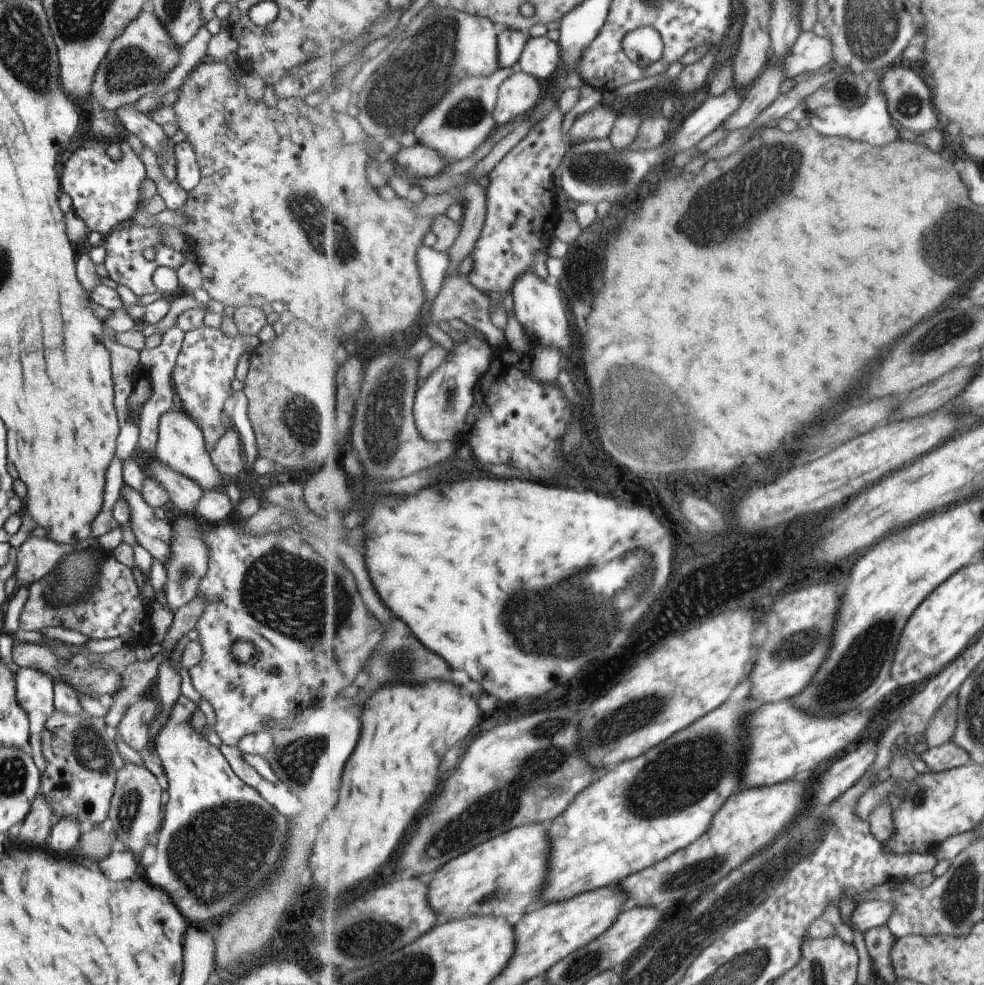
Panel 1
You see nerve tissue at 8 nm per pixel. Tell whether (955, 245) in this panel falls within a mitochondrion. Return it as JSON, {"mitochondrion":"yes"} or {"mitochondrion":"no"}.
{"mitochondrion":"yes"}

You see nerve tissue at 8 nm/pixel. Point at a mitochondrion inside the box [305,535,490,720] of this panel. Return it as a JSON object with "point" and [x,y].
{"point":[389,659]}

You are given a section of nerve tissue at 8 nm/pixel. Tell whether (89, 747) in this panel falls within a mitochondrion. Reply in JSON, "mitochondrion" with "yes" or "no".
{"mitochondrion":"yes"}

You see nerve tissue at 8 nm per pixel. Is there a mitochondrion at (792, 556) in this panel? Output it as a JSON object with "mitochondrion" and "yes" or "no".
{"mitochondrion":"no"}

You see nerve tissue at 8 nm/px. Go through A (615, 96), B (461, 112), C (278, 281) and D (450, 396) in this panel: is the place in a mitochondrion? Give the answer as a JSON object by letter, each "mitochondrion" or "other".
{"A":"other","B":"mitochondrion","C":"other","D":"mitochondrion"}

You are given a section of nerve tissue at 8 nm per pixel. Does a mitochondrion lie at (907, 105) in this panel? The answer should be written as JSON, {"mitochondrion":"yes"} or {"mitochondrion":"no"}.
{"mitochondrion":"yes"}

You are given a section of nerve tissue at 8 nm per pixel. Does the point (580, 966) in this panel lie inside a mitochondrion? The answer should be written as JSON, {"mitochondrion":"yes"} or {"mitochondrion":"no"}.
{"mitochondrion":"yes"}

